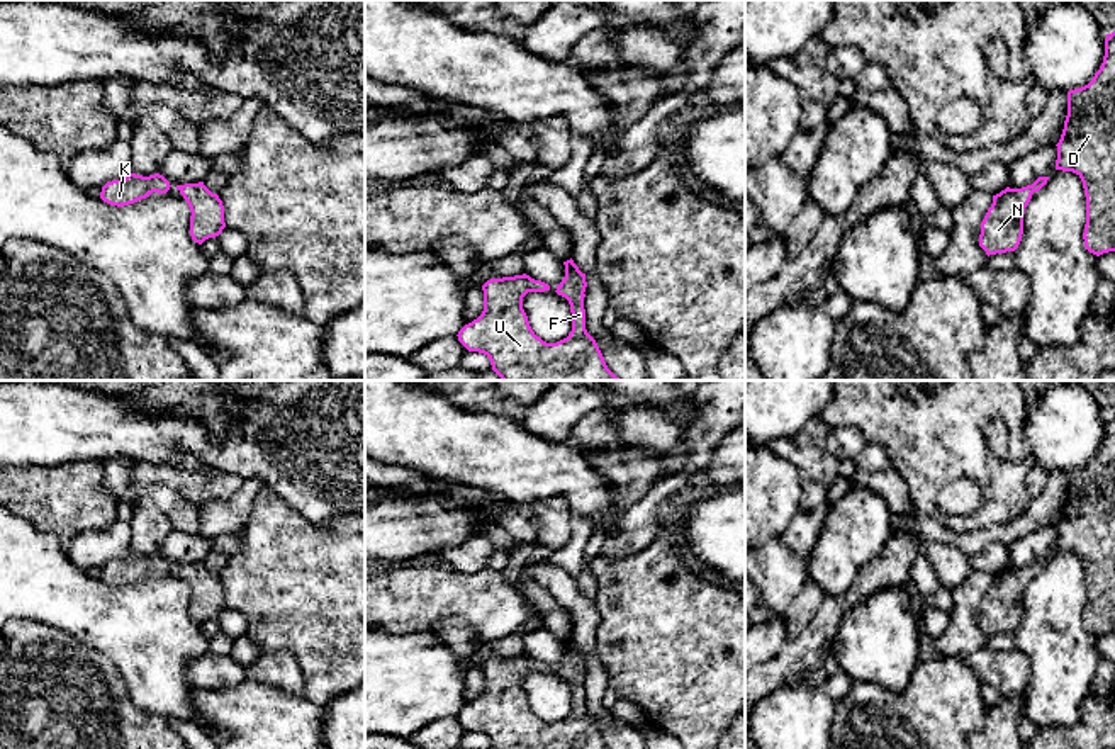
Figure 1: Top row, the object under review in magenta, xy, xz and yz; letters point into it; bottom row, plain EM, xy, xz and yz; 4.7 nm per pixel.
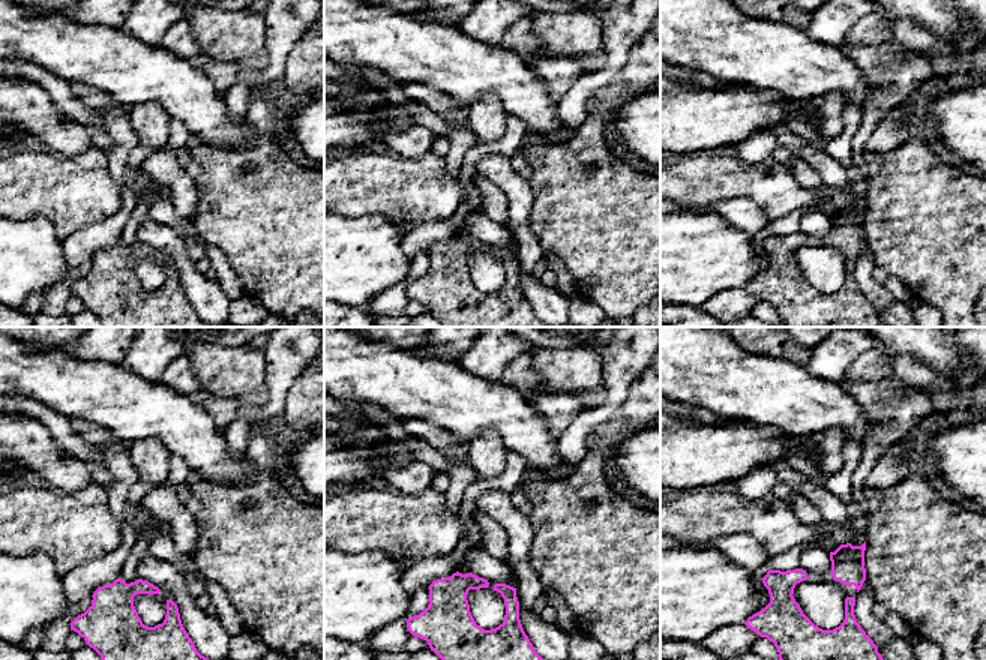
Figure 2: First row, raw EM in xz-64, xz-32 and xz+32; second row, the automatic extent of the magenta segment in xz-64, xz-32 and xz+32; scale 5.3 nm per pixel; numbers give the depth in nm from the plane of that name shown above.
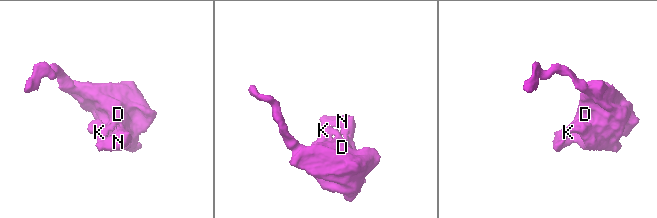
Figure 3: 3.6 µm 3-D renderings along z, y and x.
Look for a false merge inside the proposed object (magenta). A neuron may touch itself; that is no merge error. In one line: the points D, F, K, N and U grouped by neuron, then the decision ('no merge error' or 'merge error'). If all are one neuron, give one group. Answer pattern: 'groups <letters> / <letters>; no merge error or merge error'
groups D F K N U; no merge error

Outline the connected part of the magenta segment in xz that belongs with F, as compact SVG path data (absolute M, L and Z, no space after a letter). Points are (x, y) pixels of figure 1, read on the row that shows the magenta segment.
M572 258L563 265L565 277L555 292L570 304L572 331L557 343L536 336L523 309L523 297L550 290L548 284L523 273L482 285L484 311L457 336L468 352L487 355L502 380L623 380L608 369L586 329L586 273Z

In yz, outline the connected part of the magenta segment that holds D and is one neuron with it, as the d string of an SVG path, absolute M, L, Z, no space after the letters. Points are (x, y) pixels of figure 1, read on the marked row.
M1115 32L1107 34L1103 63L1093 80L1067 92L1067 115L1056 146L1056 170L1073 172L1083 182L1084 248L1096 256L1115 251Z

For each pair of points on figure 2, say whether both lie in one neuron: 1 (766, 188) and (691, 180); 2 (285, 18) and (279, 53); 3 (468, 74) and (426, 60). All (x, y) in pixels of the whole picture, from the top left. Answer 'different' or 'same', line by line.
1: same
2: same
3: same

